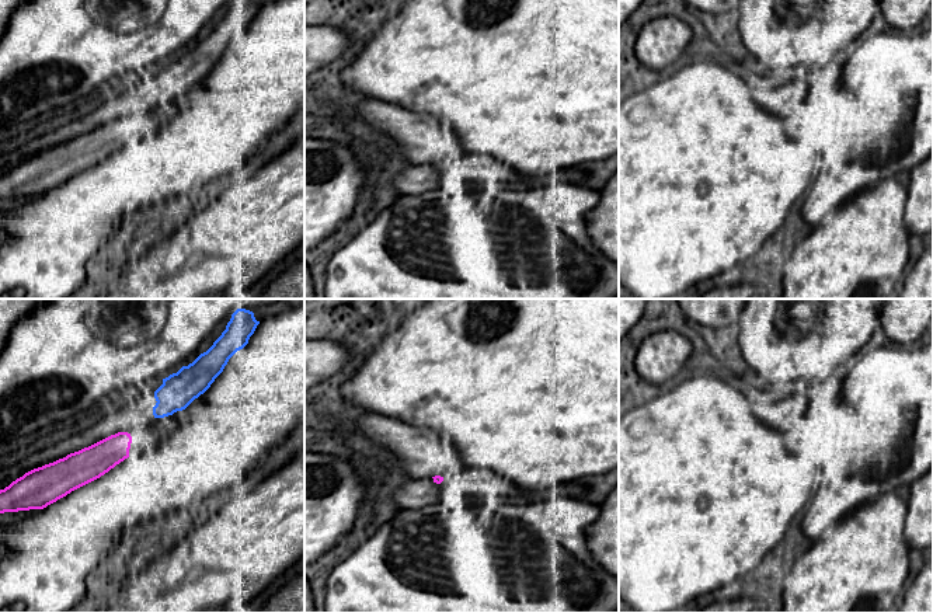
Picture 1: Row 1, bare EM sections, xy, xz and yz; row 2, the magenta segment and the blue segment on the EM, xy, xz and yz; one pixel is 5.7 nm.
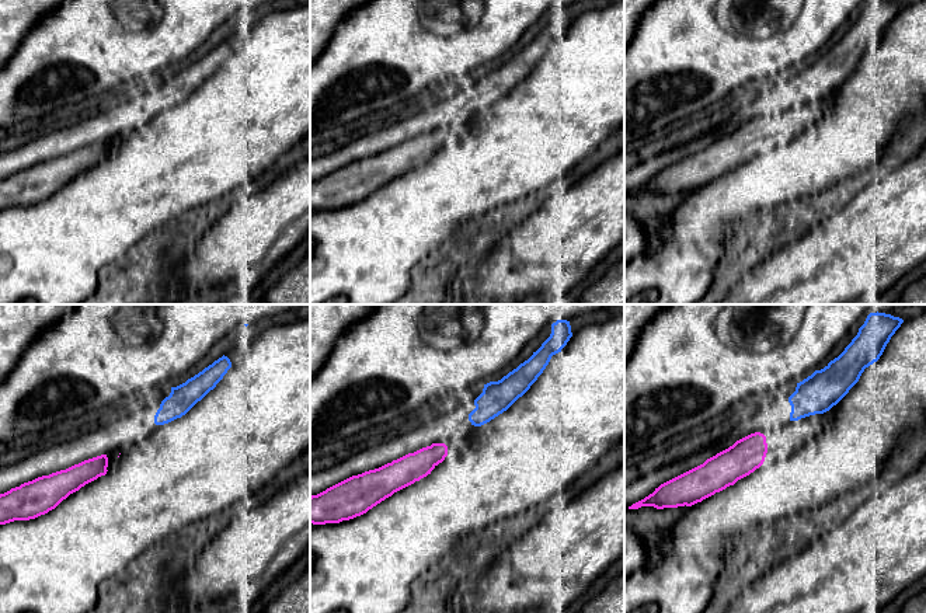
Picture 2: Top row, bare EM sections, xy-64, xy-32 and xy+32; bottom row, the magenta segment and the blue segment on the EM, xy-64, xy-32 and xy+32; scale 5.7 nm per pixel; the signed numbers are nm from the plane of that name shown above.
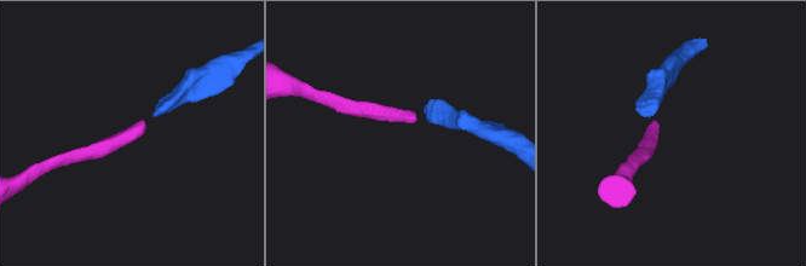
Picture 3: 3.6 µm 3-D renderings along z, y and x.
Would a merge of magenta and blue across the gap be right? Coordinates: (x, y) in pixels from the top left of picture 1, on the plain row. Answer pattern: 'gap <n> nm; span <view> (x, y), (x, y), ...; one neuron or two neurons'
gap 170 nm; span xy (129, 119), (155, 103); two neurons

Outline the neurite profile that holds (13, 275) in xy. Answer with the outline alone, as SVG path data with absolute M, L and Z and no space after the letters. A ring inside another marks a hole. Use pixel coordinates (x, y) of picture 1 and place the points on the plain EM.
M48 194L13 210L0 210L0 229L6 238L0 244L0 296L13 289L27 289L34 283L32 262L7 262L1 252L15 243L42 240L51 229L35 229L34 223L48 222Z

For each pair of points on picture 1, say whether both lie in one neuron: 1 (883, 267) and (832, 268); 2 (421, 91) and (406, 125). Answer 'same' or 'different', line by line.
1: same
2: different

